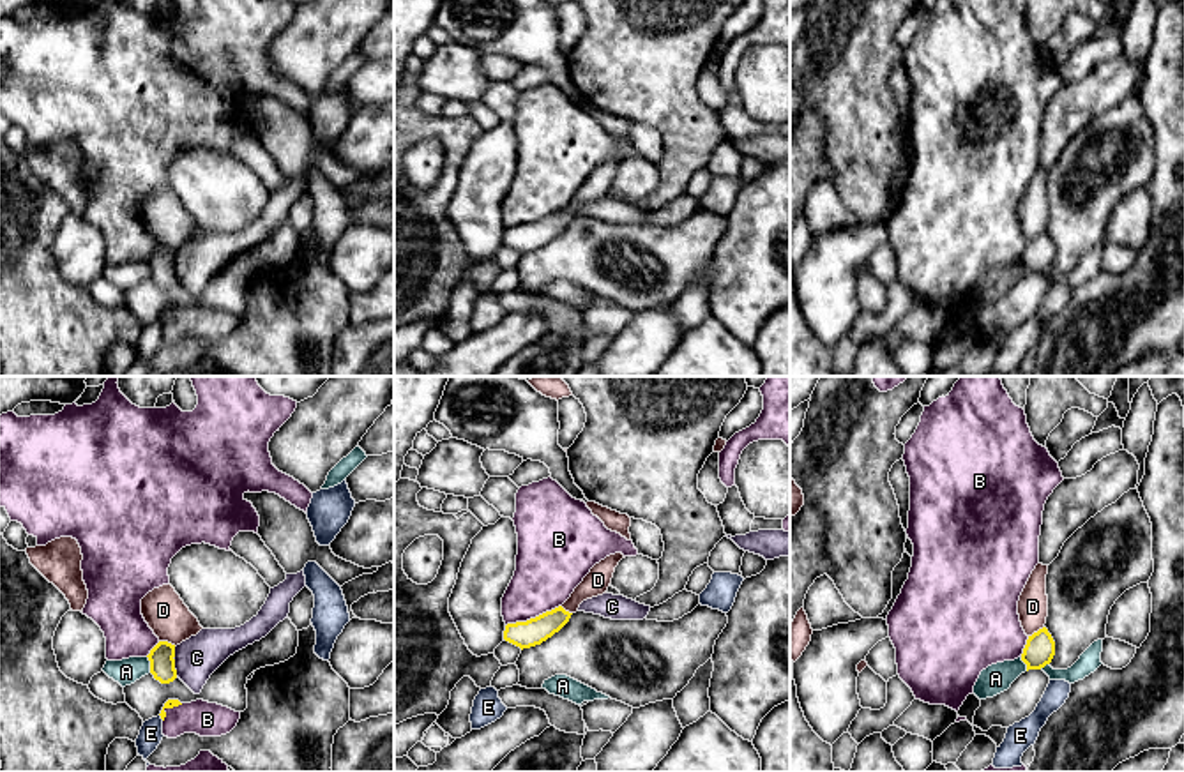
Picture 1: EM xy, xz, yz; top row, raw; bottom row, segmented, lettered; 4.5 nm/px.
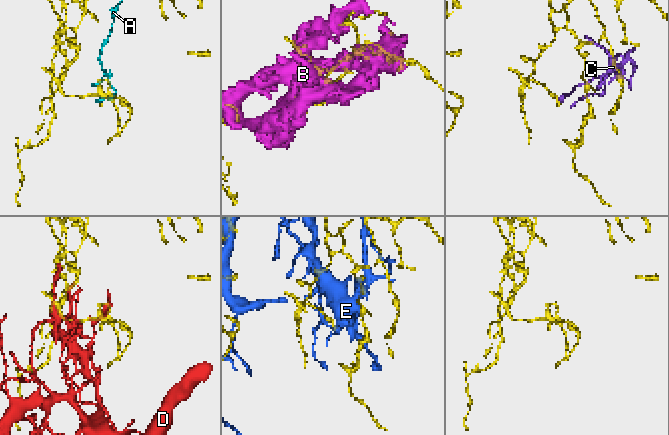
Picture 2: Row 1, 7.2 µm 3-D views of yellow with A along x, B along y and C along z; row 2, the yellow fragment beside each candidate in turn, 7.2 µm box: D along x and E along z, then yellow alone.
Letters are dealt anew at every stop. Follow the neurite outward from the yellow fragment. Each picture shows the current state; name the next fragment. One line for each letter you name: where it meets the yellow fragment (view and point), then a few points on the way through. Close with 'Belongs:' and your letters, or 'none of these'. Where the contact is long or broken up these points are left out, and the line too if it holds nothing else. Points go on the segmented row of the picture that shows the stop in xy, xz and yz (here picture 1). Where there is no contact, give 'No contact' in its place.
A: Touches yellow at xy (151, 665)
Belongs: A

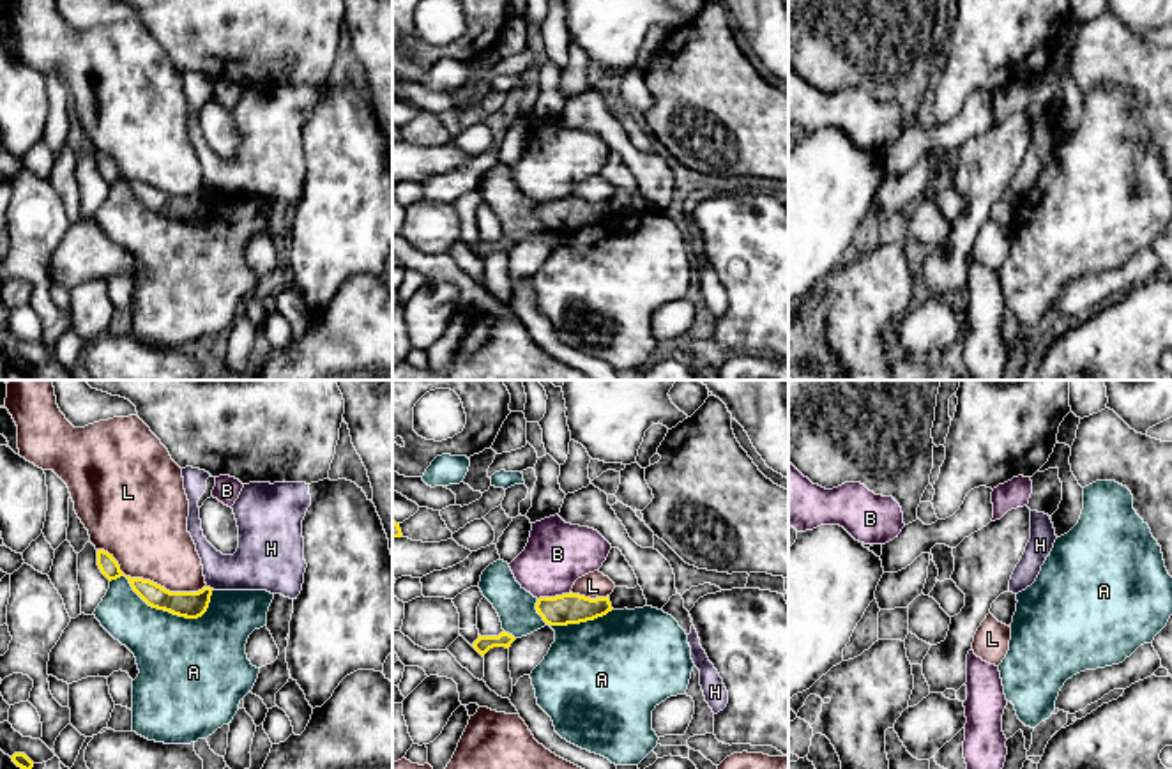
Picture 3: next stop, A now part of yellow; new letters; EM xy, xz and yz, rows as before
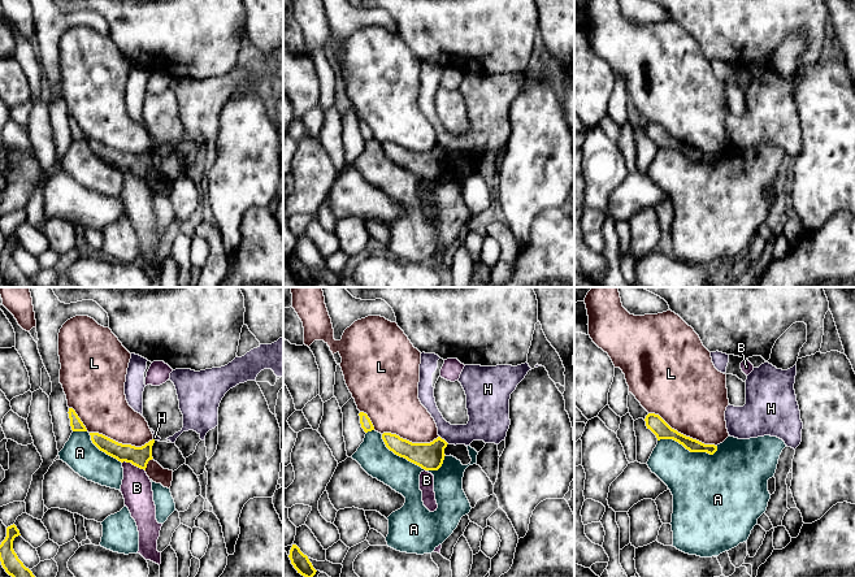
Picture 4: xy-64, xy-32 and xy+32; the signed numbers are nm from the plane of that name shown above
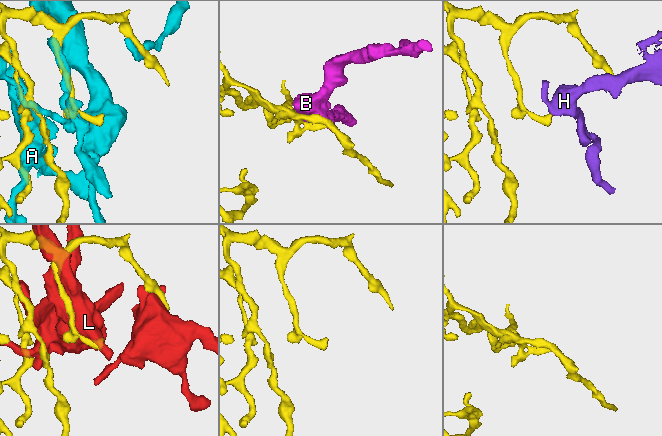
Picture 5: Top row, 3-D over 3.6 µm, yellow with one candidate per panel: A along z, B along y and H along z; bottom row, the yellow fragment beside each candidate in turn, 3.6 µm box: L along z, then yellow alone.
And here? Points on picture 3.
Belongs: none of these

